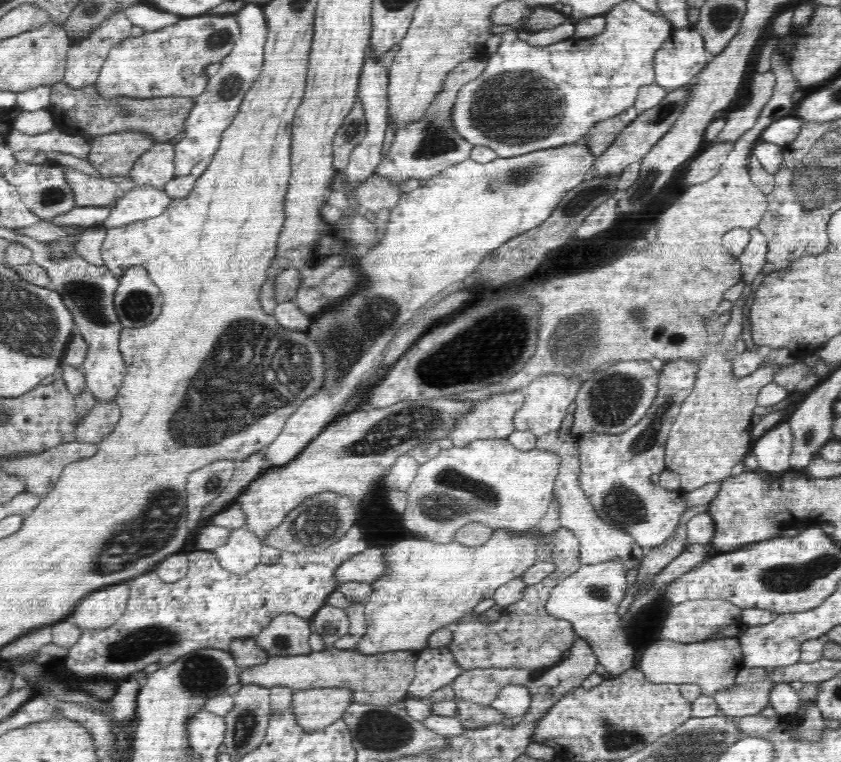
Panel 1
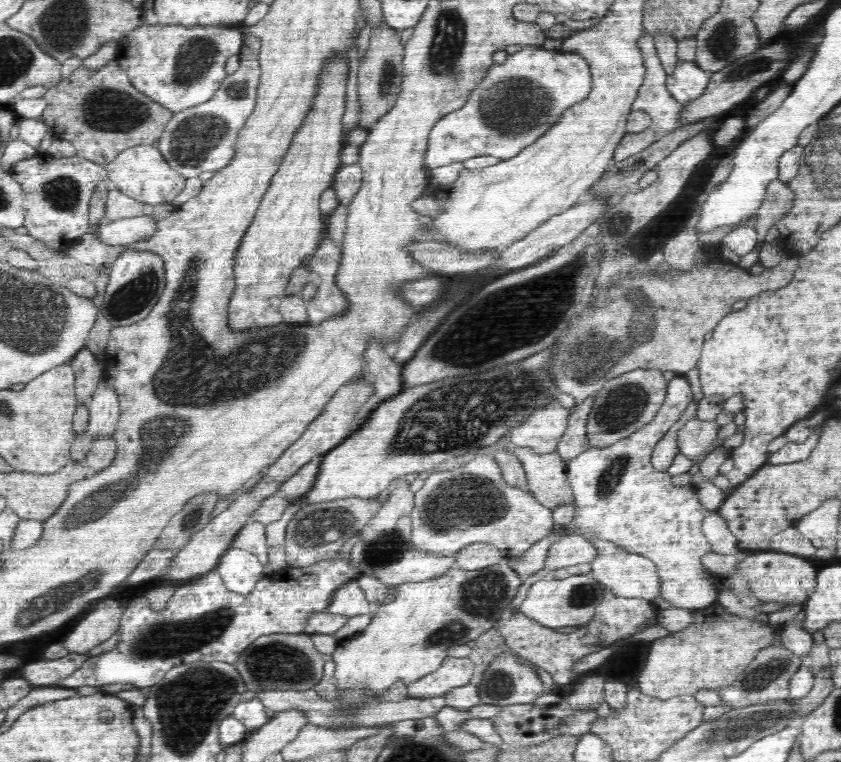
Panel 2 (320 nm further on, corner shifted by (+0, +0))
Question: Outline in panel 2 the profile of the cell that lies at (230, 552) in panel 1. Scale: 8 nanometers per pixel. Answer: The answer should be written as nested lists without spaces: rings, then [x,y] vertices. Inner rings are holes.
[[[229,548],[220,557],[215,571],[222,577],[225,587],[238,594],[250,594],[267,573],[256,555],[238,548]]]

